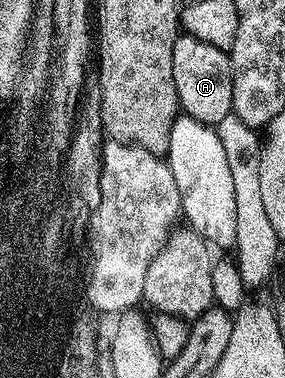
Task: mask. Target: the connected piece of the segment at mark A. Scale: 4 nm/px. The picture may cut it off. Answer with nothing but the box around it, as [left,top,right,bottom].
[172,34,233,126]

